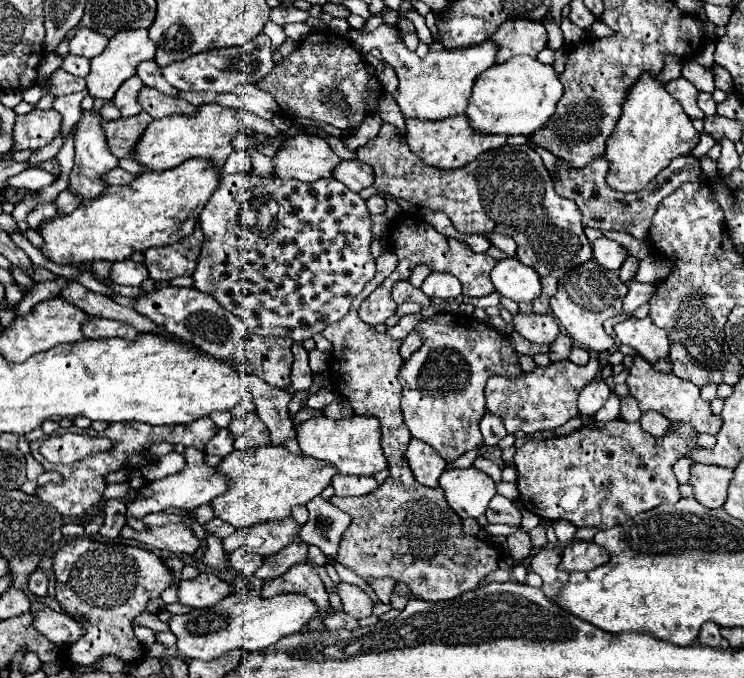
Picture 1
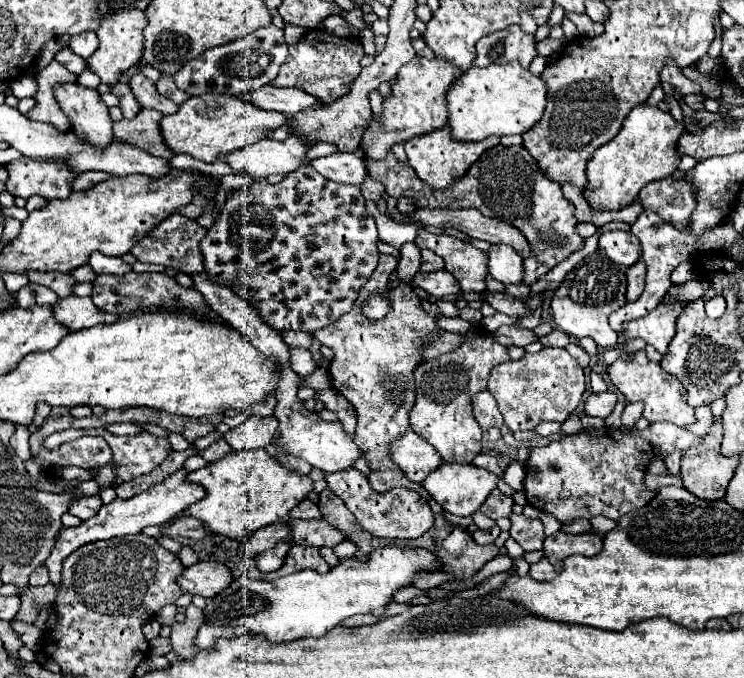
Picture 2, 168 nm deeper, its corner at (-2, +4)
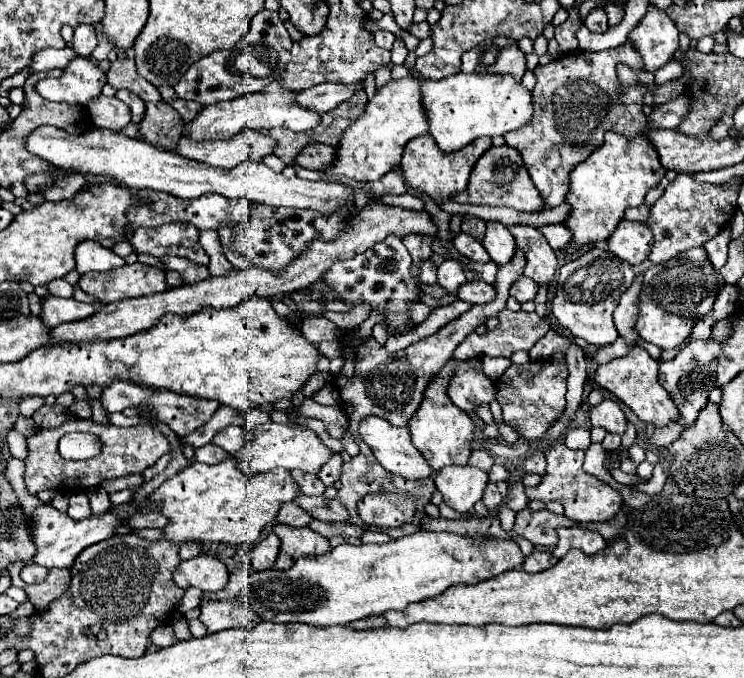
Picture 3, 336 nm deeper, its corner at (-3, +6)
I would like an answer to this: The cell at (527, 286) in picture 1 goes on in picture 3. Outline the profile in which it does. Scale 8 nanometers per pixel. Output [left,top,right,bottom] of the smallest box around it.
[482,222,516,266]

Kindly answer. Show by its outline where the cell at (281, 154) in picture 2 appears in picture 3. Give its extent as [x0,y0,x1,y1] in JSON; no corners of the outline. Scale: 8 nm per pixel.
[176,130,276,168]

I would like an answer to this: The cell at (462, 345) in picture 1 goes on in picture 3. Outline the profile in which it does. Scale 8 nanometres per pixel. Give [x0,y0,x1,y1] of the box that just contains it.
[408,360,474,472]

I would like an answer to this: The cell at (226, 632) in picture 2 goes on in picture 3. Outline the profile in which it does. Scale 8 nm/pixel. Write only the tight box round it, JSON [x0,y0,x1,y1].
[200,598,260,634]

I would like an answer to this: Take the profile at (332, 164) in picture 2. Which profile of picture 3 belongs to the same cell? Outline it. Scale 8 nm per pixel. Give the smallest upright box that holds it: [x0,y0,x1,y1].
[296,144,336,170]

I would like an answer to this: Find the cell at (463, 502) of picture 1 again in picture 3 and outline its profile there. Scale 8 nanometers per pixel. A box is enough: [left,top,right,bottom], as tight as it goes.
[434,466,488,512]

